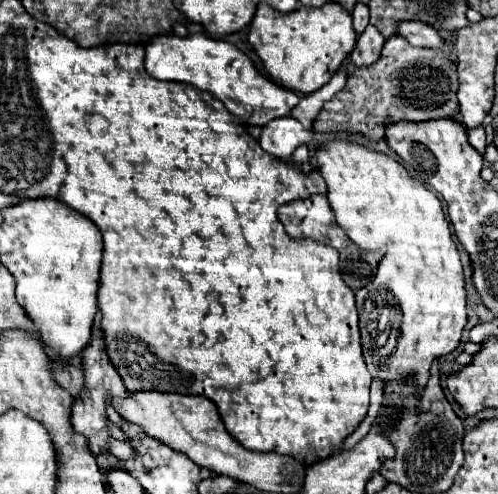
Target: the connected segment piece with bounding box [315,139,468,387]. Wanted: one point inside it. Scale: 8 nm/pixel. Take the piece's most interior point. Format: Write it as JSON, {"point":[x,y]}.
{"point":[372,196]}

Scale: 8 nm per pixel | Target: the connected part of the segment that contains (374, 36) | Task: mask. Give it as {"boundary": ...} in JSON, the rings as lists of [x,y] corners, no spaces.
{"boundary":[[[367,25],[367,29],[359,35],[357,45],[349,55],[349,63],[355,67],[365,67],[375,63],[379,59],[383,43],[385,43],[385,37],[373,25]]]}

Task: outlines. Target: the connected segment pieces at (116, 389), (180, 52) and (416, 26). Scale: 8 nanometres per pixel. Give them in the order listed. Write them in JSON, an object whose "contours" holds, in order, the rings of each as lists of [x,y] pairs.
{"contours":[[[[95,331],[87,349],[81,355],[83,359],[83,373],[85,373],[85,383],[87,383],[87,393],[75,401],[73,405],[73,415],[71,415],[71,423],[75,433],[83,433],[89,439],[89,449],[93,455],[99,453],[107,453],[107,443],[113,439],[109,433],[109,419],[107,419],[107,405],[111,405],[111,399],[123,399],[129,395],[129,391],[125,389],[119,373],[111,367],[107,355],[105,355],[105,343],[101,339],[101,333]]],[[[169,33],[155,37],[155,41],[145,47],[145,69],[155,79],[183,81],[211,93],[223,101],[223,105],[235,117],[251,125],[267,125],[277,117],[285,117],[299,103],[299,95],[295,91],[289,91],[265,77],[235,45],[213,39],[205,33],[195,33],[189,37],[177,37]]],[[[403,21],[399,25],[399,35],[403,35],[415,47],[443,49],[447,45],[447,39],[443,39],[433,27],[425,25],[421,21]]]]}

